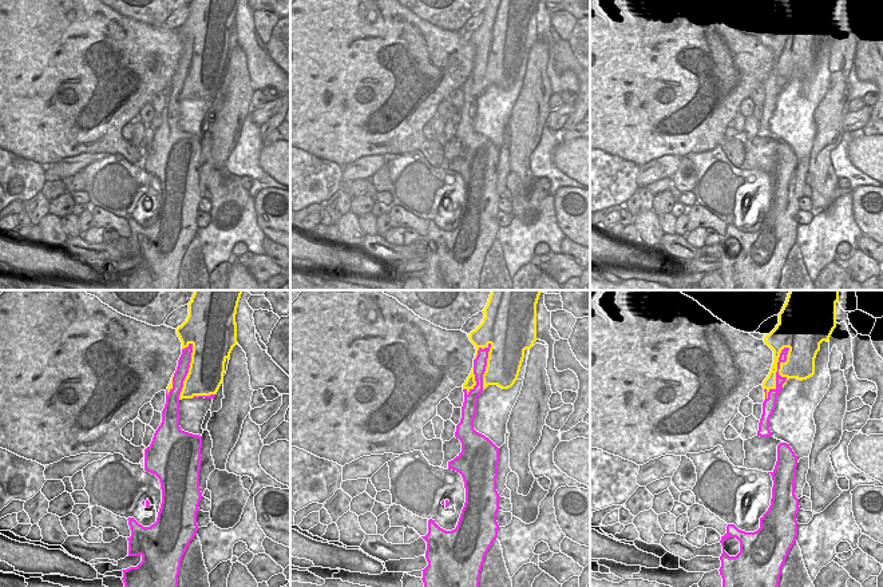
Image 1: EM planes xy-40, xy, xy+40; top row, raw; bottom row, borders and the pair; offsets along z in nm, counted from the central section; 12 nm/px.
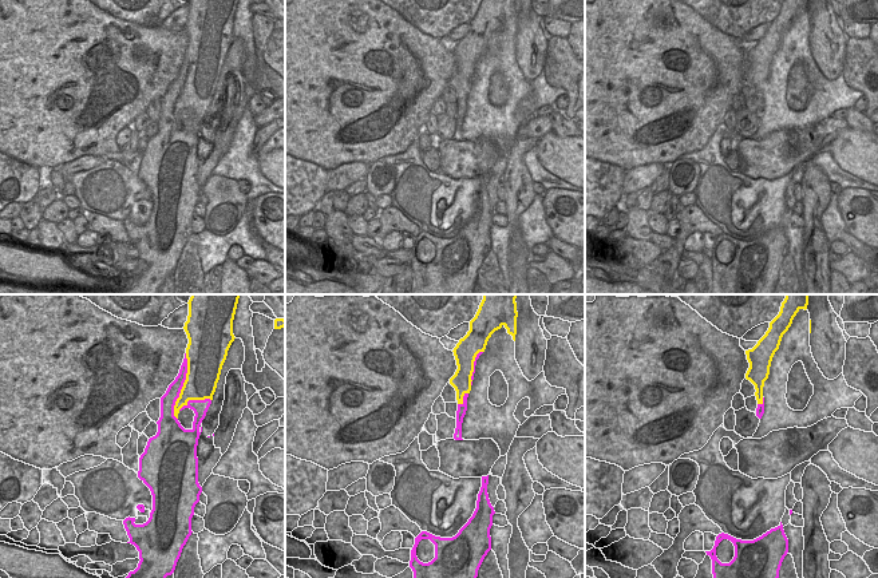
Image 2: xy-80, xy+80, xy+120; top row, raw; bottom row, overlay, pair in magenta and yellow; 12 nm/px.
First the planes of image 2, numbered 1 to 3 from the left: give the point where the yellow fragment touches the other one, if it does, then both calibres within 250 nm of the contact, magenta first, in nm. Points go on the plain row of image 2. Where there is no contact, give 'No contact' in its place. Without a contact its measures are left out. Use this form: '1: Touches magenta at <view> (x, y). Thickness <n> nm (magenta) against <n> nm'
1: Touches magenta at xy-80 (182, 86). Thickness 180 nm (magenta) against 380 nm
2: Touches magenta at xy+80 (463, 99). Thickness 120 nm (magenta) against 220 nm
3: Touches magenta at xy+120 (763, 102). Thickness 100 nm (magenta) against 140 nm.

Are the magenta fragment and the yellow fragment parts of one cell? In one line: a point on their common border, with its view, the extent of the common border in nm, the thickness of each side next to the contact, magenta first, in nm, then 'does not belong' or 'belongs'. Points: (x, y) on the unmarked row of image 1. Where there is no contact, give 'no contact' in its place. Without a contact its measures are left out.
contact xy+40 (777, 74); length 700 nm; calibres 120 and 280 nm; belongs

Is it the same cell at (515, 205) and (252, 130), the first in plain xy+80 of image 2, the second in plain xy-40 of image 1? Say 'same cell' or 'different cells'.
different cells

